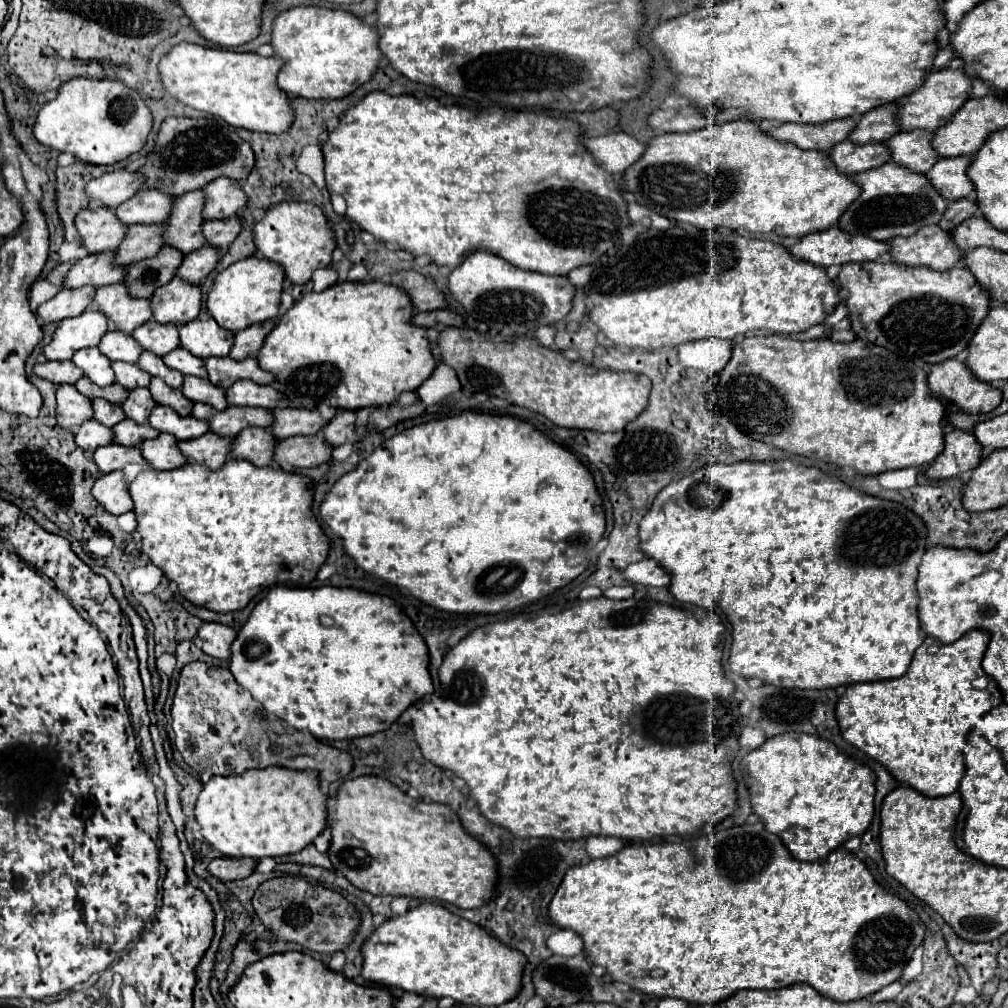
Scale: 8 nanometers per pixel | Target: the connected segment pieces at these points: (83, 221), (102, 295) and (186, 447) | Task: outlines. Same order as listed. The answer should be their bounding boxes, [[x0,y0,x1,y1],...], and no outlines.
[[74,208,124,252],[92,284,152,334],[178,432,232,470]]

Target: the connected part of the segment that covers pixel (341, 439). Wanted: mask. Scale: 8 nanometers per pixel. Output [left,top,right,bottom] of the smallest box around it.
[322,412,358,448]

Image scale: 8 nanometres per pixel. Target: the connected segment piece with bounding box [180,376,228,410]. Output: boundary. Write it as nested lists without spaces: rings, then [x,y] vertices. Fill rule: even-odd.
[[[186,376],[180,390],[184,392],[184,396],[190,402],[202,402],[202,404],[208,404],[208,406],[212,406],[216,410],[224,410],[228,406],[226,400],[224,400],[224,390],[216,388],[206,378]]]

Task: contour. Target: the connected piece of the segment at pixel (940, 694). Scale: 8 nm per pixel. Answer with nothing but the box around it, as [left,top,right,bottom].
[836,630,1002,798]

